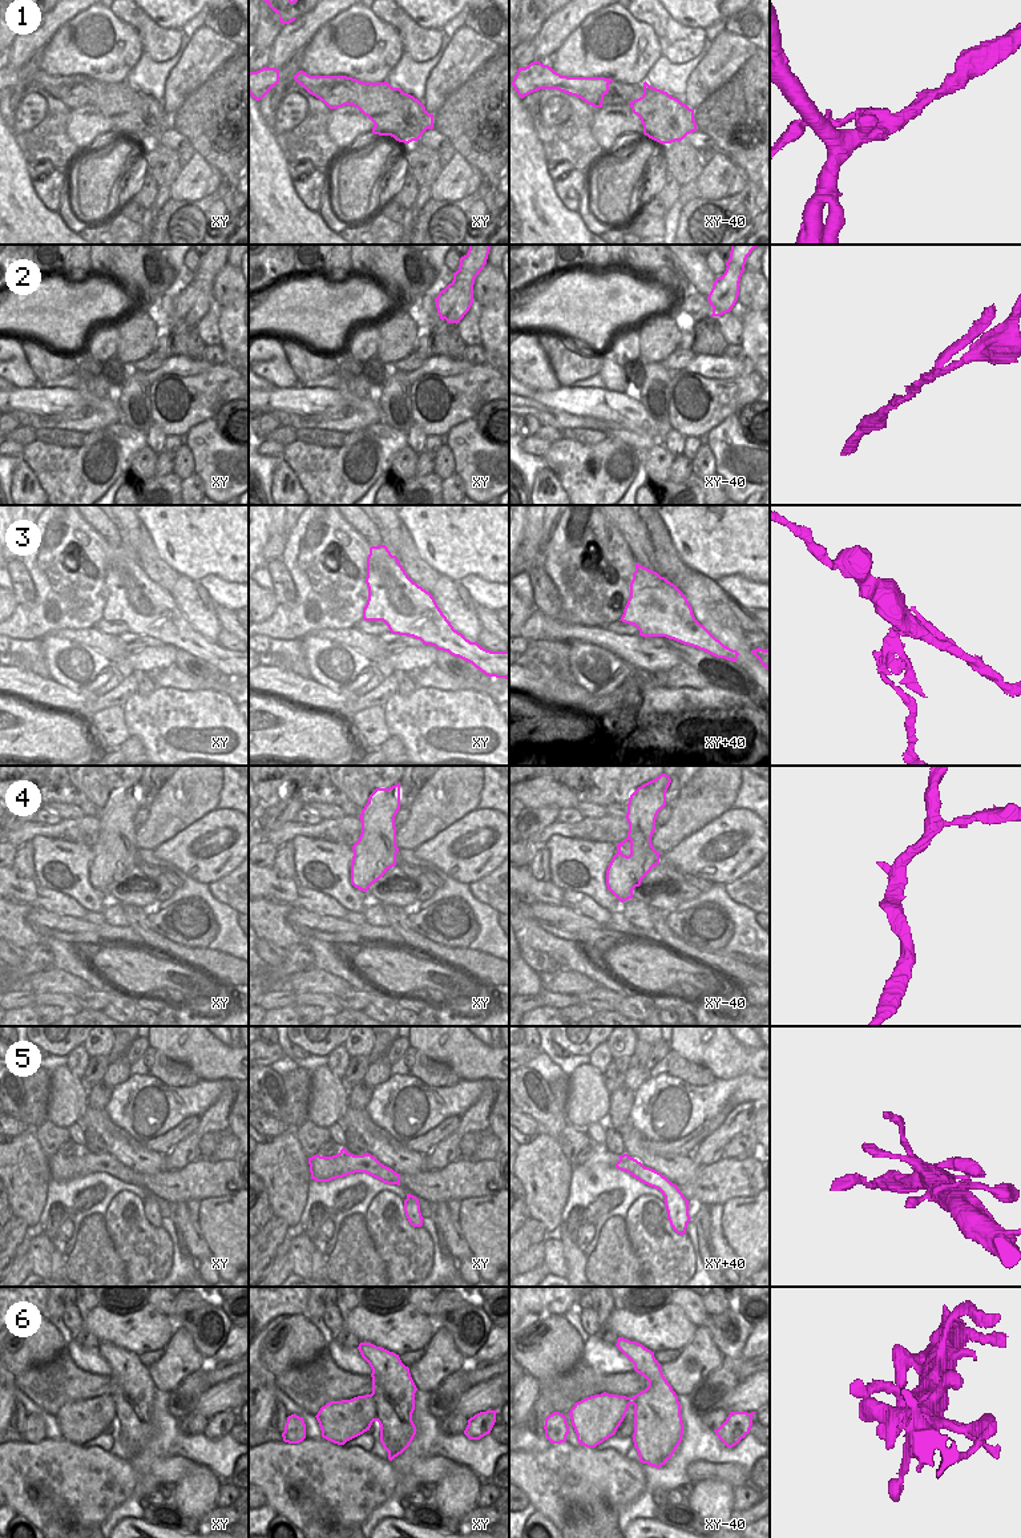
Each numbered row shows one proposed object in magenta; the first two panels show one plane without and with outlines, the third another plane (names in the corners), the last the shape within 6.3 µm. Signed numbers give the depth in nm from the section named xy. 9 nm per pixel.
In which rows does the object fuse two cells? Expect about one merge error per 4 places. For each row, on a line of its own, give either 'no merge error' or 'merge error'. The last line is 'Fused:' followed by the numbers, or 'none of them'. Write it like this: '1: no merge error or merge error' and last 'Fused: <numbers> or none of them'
1: merge error
2: merge error
3: no merge error
4: no merge error
5: no merge error
6: no merge error
Fused: 1, 2

